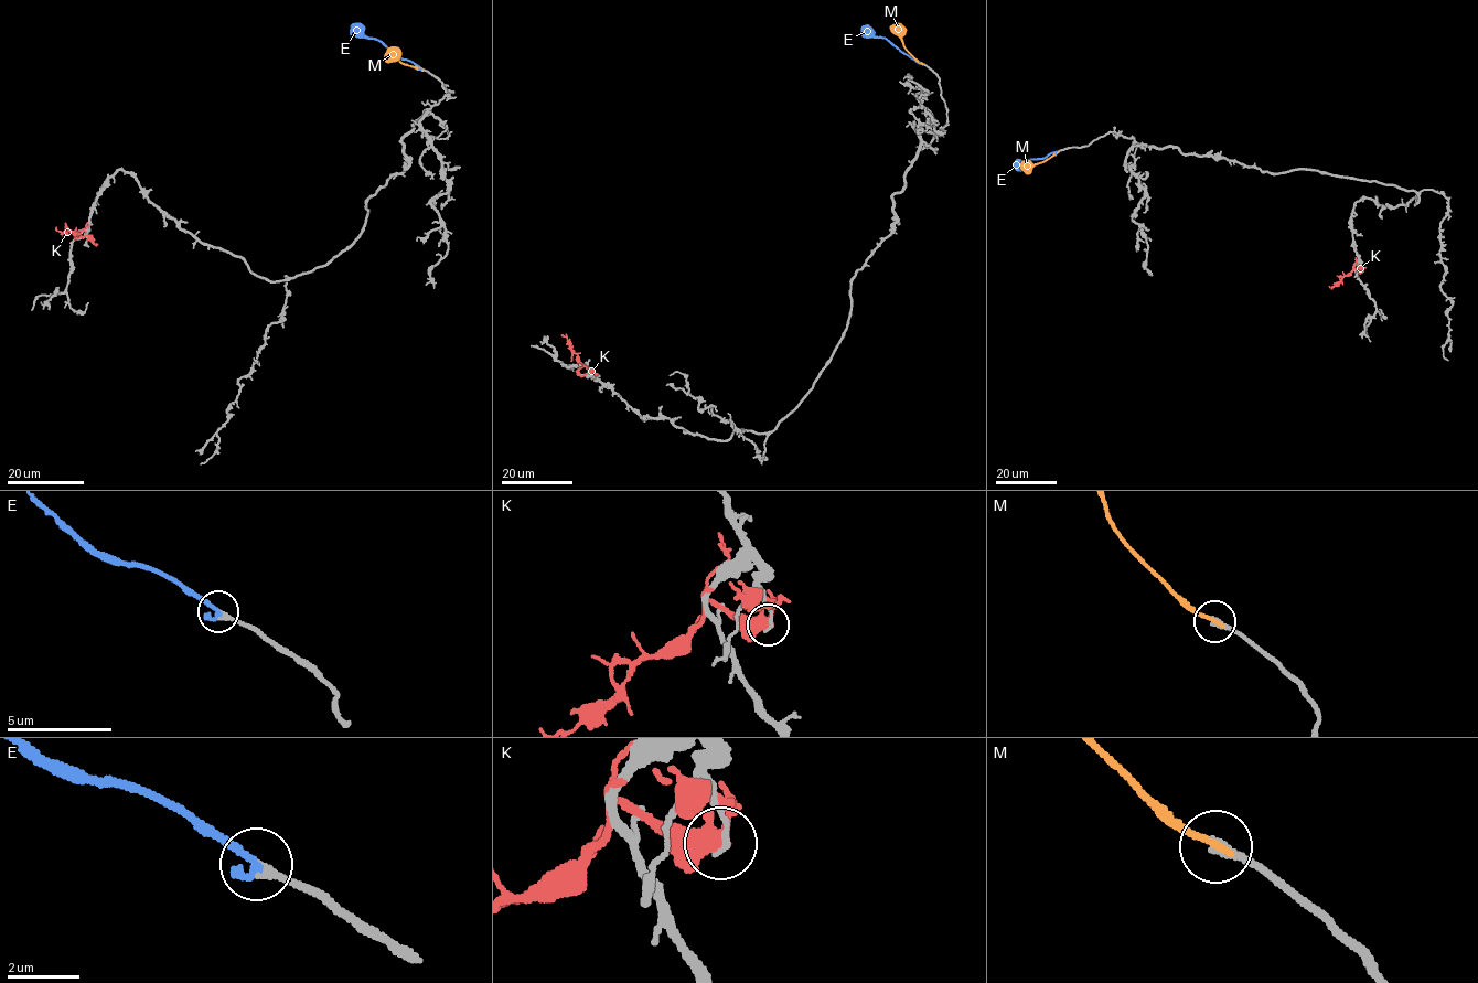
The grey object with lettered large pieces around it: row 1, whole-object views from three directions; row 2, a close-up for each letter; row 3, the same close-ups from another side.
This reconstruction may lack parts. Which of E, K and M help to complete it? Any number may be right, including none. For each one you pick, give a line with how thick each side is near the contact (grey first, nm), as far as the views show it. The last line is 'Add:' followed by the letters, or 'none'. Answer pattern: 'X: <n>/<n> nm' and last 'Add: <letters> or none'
E: 220/240 nm
Add: E

